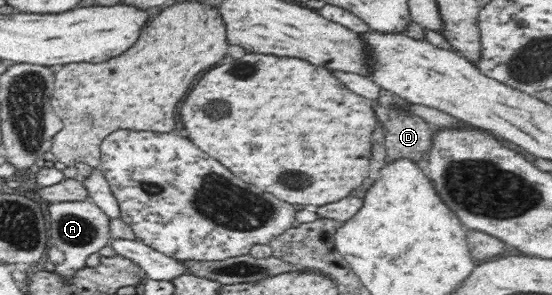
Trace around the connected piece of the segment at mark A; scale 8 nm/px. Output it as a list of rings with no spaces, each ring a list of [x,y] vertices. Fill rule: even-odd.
[[[90,200],[51,202],[48,206],[48,215],[50,215],[50,221],[47,223],[49,243],[64,252],[64,261],[55,267],[55,272],[62,277],[72,277],[76,271],[86,267],[88,256],[98,253],[112,240],[110,218]]]

